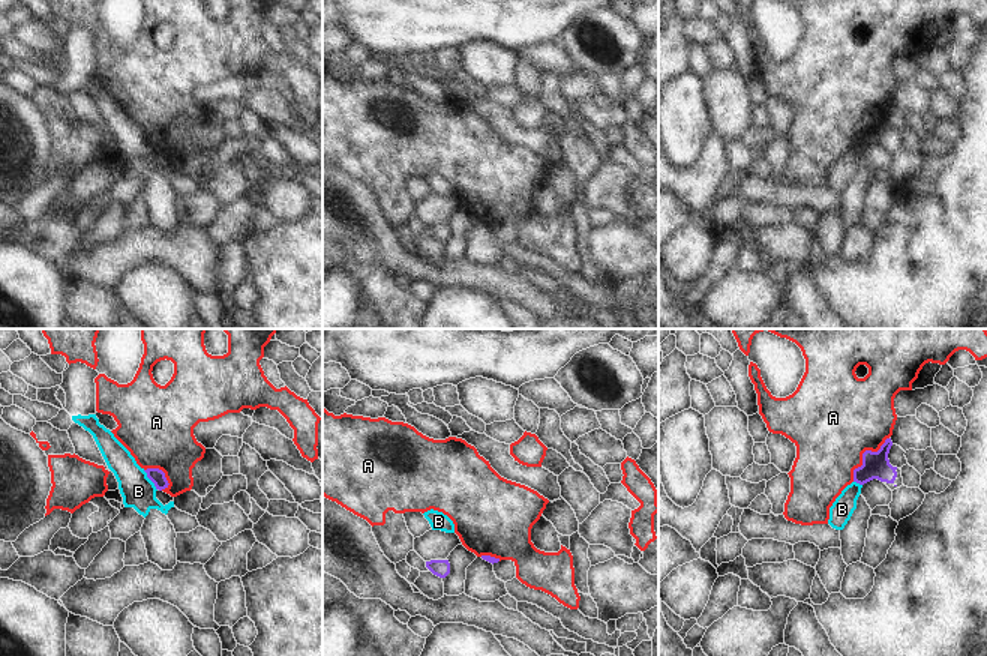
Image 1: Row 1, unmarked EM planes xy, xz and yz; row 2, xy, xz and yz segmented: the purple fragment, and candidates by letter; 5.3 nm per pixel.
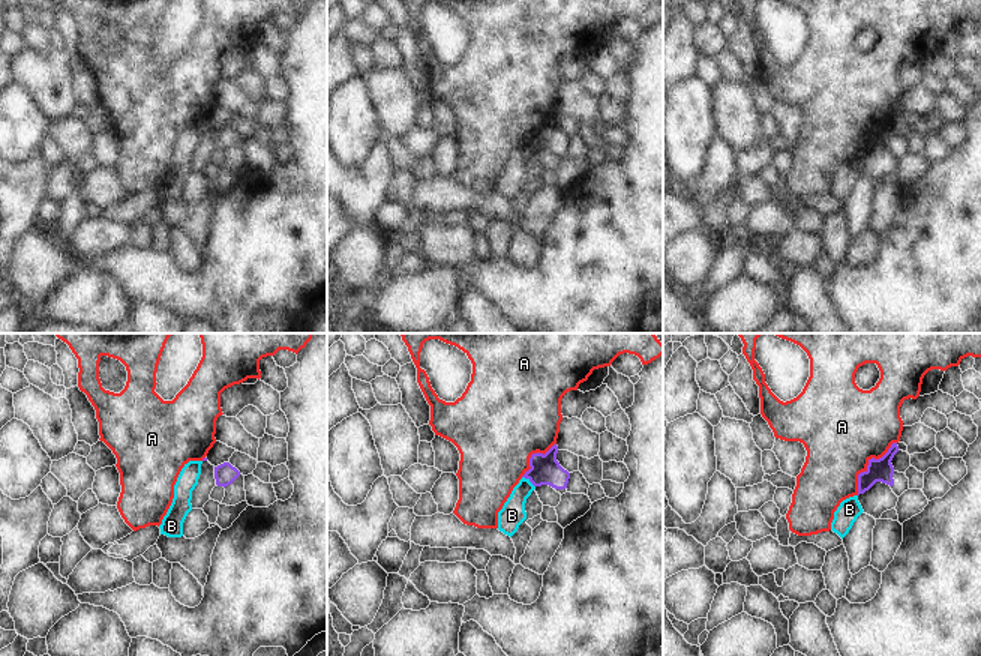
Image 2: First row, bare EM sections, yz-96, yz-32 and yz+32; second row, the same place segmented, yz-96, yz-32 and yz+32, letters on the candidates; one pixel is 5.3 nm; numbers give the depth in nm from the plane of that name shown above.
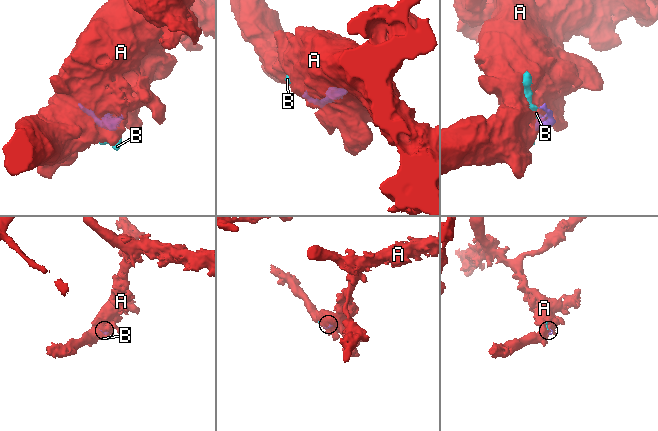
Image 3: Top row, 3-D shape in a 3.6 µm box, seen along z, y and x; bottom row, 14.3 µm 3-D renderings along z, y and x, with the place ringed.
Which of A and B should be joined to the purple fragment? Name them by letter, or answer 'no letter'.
no letter

